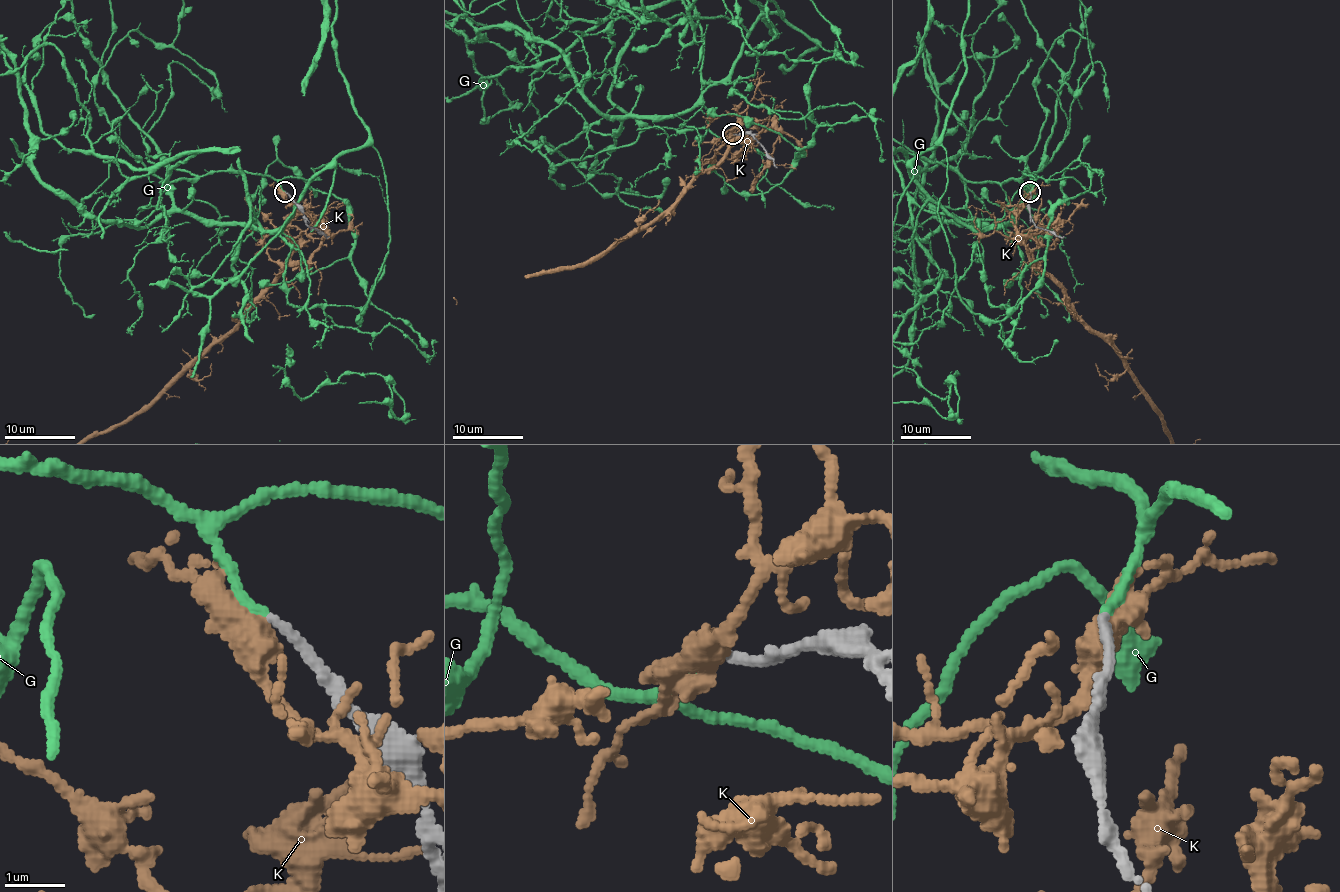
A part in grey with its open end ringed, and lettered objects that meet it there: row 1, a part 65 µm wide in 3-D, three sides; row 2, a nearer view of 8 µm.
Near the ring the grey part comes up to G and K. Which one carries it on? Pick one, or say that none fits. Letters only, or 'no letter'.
G

